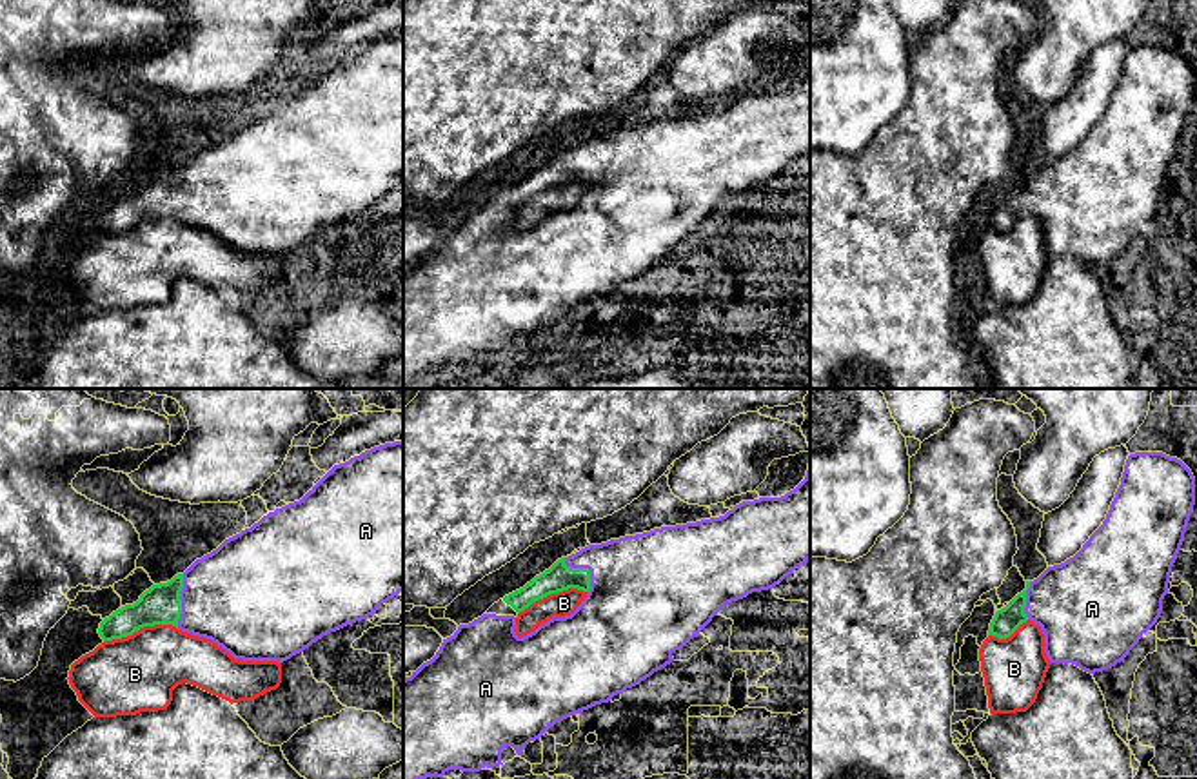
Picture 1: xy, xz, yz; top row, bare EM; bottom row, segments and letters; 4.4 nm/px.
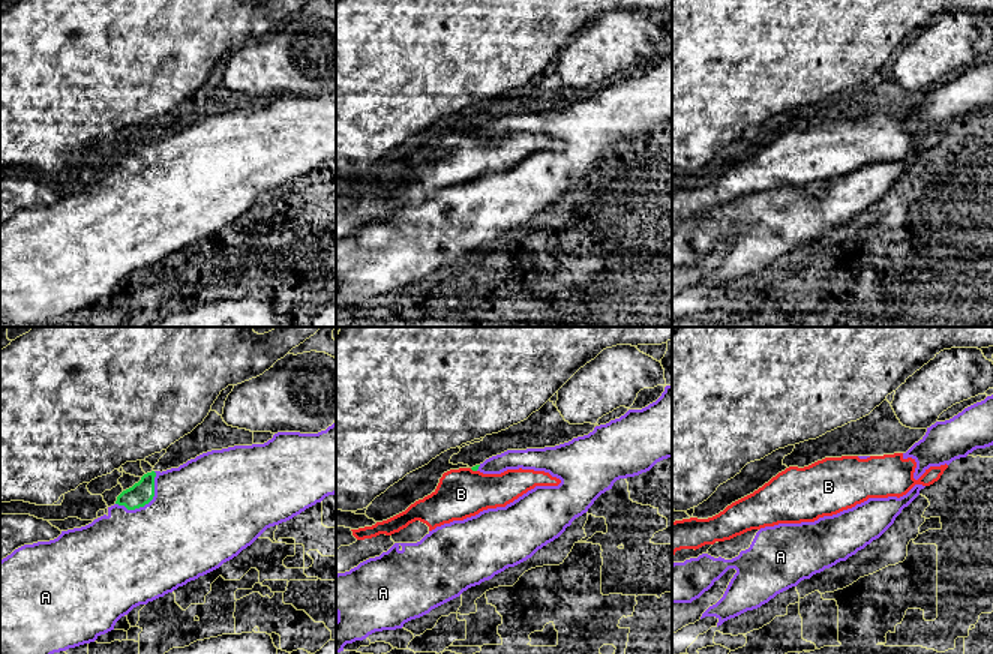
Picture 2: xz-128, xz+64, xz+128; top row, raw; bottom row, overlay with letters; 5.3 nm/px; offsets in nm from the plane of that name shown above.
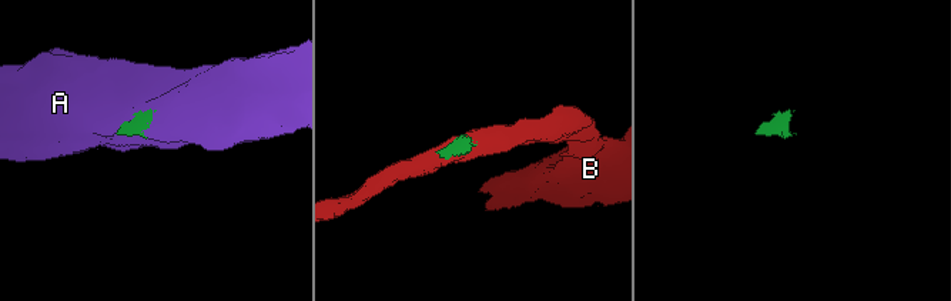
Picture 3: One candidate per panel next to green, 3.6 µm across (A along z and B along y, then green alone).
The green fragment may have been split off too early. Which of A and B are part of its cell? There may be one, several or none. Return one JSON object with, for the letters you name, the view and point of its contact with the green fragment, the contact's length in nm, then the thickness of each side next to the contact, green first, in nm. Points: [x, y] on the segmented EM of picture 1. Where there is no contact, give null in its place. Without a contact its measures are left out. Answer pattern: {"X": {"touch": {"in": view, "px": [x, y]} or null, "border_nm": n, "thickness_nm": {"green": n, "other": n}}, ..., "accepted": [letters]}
{"A": {"touch": {"in": "xy", "px": [180, 601]}, "border_nm": 240, "thickness_nm": {"green": 180, "other": 460}}, "accepted": ["A"]}

